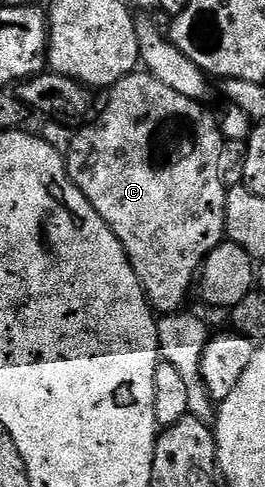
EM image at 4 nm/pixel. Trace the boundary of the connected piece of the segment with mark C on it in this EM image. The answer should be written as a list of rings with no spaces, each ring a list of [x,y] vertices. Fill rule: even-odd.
[[[146,70],[130,72],[125,78],[112,84],[106,96],[107,101],[104,102],[99,117],[92,124],[84,123],[78,129],[80,132],[72,138],[71,149],[66,149],[67,173],[70,174],[71,181],[75,183],[77,190],[81,190],[81,194],[85,194],[85,198],[93,206],[93,210],[97,210],[97,214],[101,214],[101,218],[109,226],[109,230],[113,230],[113,234],[117,234],[117,238],[141,282],[148,304],[156,313],[175,314],[182,309],[179,307],[186,302],[187,295],[193,292],[199,269],[207,261],[209,253],[225,240],[227,230],[225,202],[227,201],[228,185],[223,184],[223,176],[219,173],[219,163],[223,160],[223,136],[219,133],[218,122],[203,109],[204,105],[200,101],[190,100],[185,98],[185,94],[176,94],[174,90],[169,90],[169,86],[157,82],[157,78],[153,78],[151,73]]]

